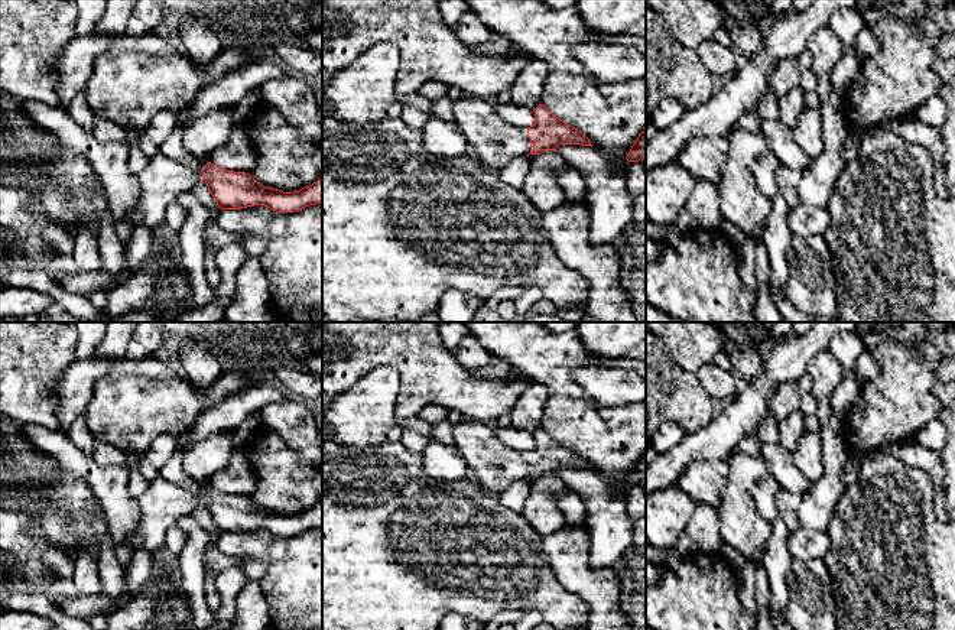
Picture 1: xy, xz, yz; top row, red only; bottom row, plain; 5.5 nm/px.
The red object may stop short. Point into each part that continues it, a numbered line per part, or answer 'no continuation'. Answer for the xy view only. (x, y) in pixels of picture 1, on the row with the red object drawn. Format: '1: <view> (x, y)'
1: xy (162, 181)

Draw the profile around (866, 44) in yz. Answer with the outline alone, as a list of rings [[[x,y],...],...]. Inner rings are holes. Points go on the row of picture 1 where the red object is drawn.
[[[863,27],[860,33],[855,38],[855,51],[864,56],[868,58],[878,51],[878,43],[876,36],[873,35],[870,27]]]

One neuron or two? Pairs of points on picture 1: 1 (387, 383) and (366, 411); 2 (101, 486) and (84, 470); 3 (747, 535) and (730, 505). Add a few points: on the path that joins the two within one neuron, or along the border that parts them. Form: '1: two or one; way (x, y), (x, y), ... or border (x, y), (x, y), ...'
1: one; way (380, 390), (370, 403)
2: one; way (97, 481), (87, 474)
3: one; way (743, 528), (737, 512)

